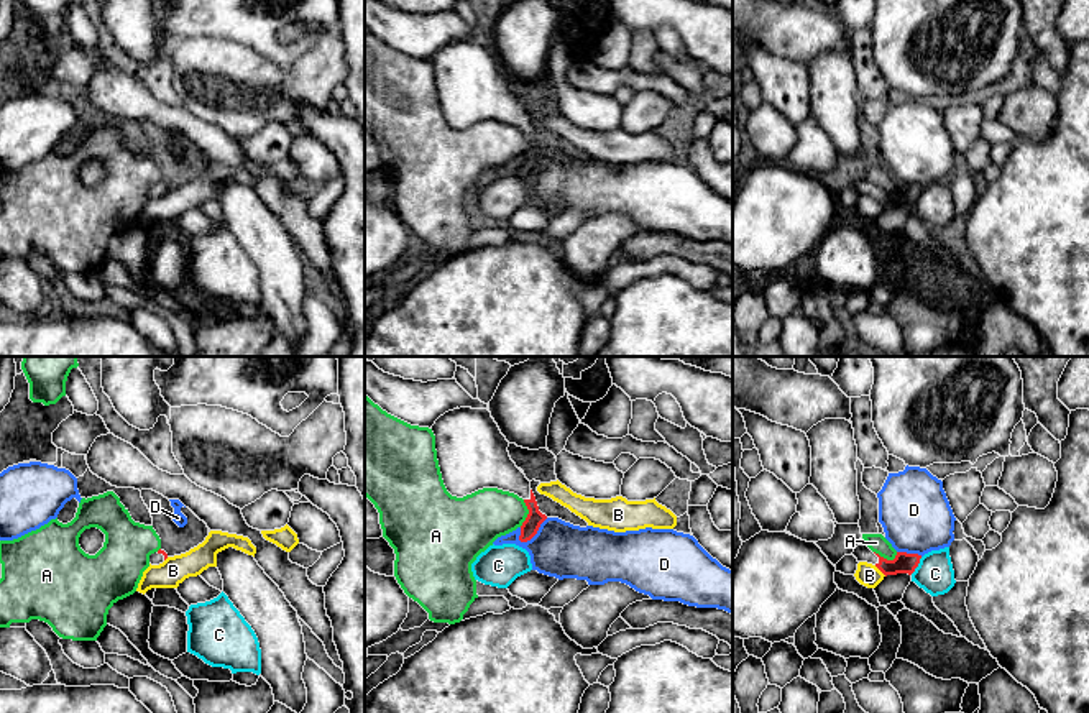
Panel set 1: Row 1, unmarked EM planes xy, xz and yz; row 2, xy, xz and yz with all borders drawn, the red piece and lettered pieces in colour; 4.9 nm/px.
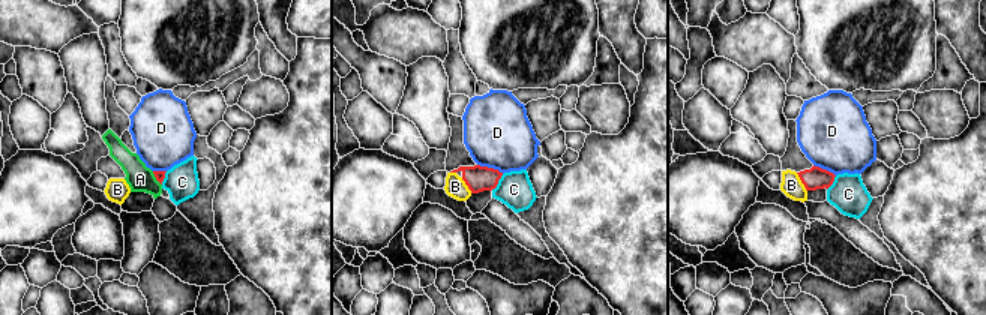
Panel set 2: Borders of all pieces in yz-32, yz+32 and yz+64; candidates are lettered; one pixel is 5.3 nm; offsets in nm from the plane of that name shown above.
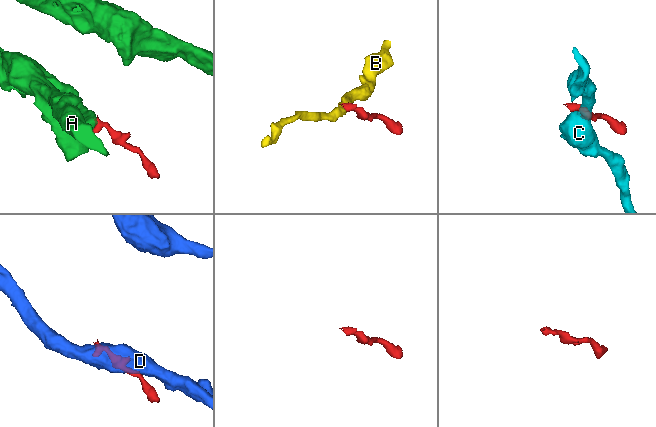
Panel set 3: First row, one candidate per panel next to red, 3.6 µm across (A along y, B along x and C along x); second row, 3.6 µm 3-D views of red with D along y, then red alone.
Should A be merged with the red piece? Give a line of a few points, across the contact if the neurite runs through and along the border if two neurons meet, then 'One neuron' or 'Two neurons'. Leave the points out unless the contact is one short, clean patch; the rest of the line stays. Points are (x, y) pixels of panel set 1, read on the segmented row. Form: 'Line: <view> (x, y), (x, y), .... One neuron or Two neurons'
Line: xz (524, 500), (528, 516), (519, 526). Two neurons

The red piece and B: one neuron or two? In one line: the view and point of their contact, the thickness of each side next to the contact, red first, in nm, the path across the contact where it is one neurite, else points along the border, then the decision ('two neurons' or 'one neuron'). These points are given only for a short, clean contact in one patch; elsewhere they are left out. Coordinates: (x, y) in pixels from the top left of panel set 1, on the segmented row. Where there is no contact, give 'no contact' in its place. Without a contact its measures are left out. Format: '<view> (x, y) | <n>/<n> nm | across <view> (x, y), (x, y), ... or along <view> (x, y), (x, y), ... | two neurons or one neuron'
yz (881, 570) | 100/110 nm | along yz (874, 565), (886, 575) | two neurons

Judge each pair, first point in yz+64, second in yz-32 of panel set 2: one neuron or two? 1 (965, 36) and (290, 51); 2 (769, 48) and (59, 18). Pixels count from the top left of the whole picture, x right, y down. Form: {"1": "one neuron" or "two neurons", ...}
{"1": "one neuron", "2": "one neuron"}

